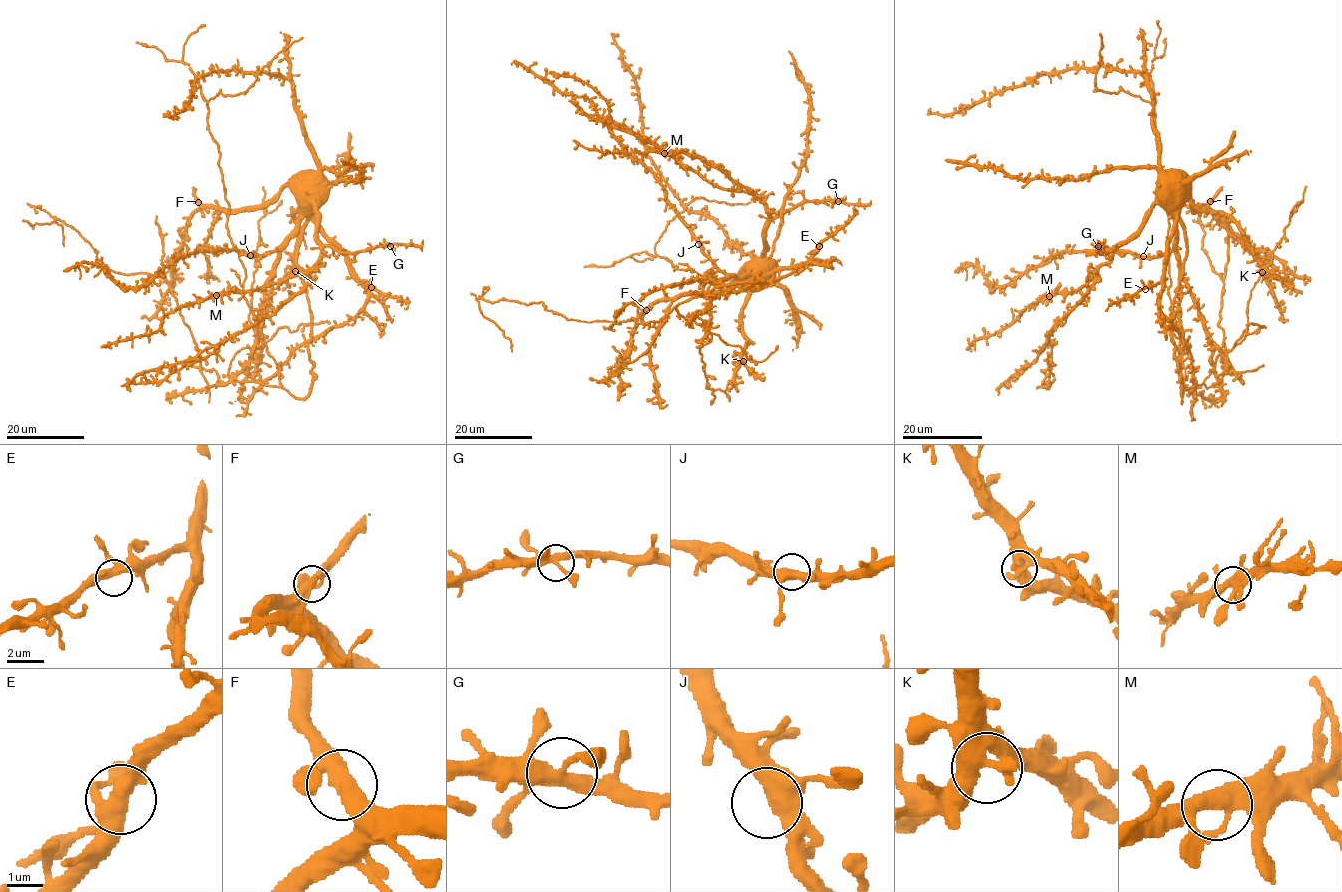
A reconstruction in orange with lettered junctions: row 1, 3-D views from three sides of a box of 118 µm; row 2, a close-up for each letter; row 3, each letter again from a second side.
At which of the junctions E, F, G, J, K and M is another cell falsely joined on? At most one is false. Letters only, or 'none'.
none

